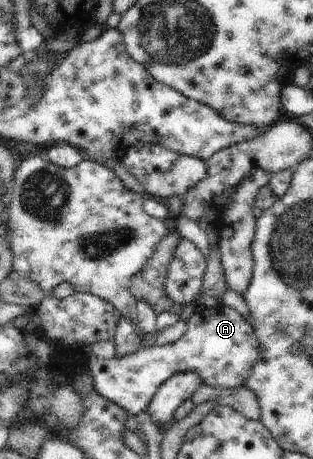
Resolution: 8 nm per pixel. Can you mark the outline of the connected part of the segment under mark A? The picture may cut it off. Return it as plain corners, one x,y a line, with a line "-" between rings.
218,303
212,308
197,307
194,315
186,323
186,332
179,341
167,346
155,345
151,349
141,347
134,354
127,354
122,358
114,357
105,360
91,355
88,357
88,371
93,379
94,388
100,396
106,397
127,410
129,415
135,416
145,411
157,390
176,373
195,372
203,384
214,388
240,388
247,378
251,377
252,369
262,356
261,353
262,351
257,347
253,326
236,309

